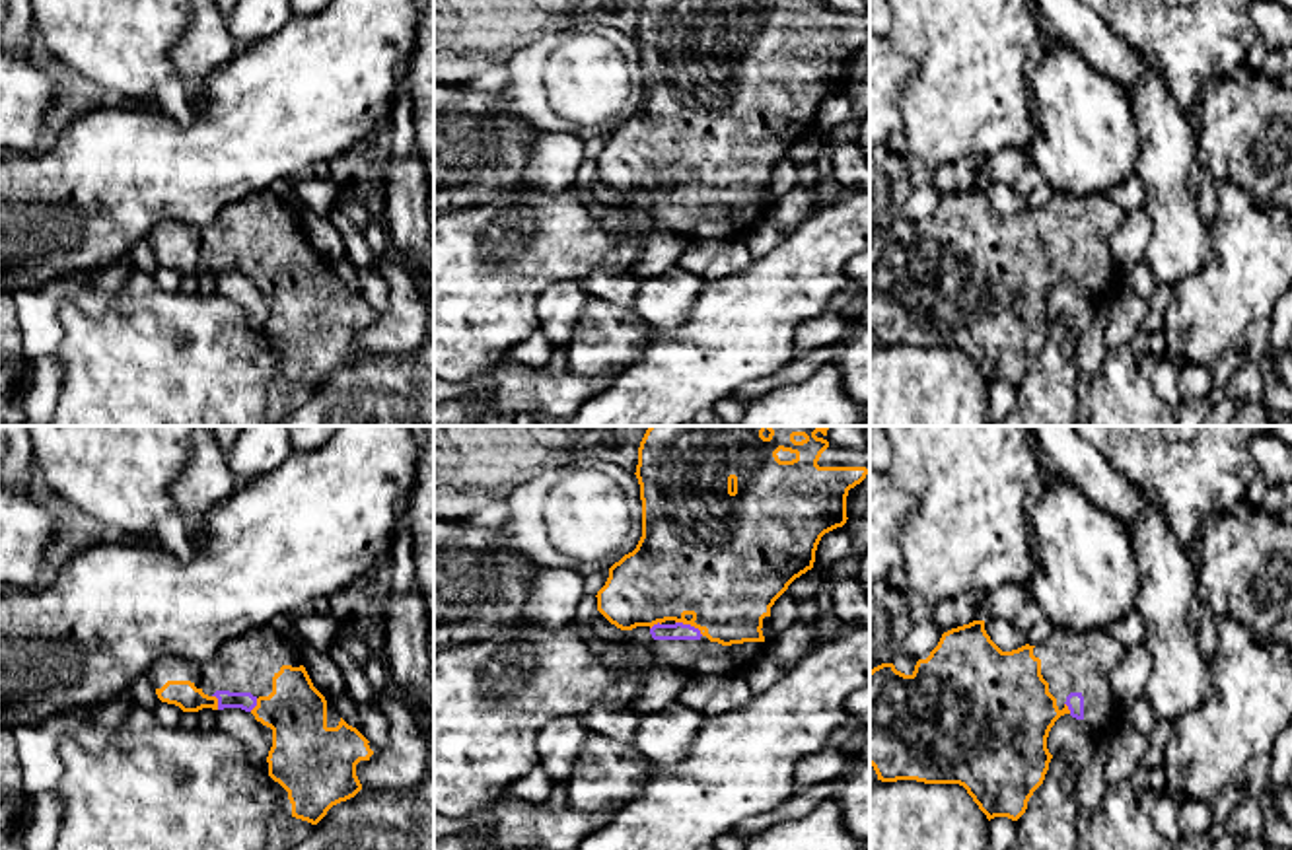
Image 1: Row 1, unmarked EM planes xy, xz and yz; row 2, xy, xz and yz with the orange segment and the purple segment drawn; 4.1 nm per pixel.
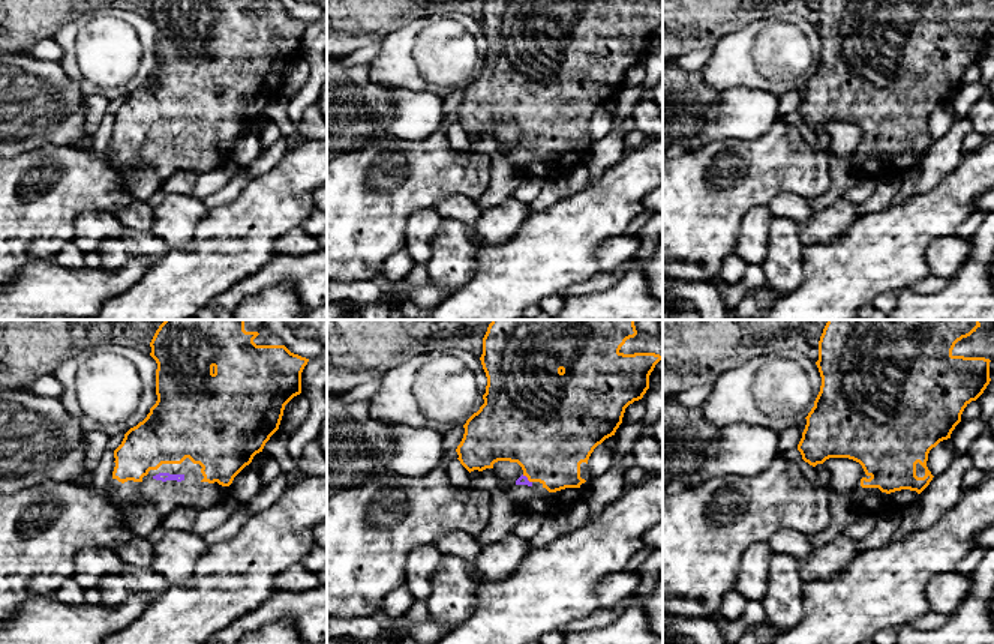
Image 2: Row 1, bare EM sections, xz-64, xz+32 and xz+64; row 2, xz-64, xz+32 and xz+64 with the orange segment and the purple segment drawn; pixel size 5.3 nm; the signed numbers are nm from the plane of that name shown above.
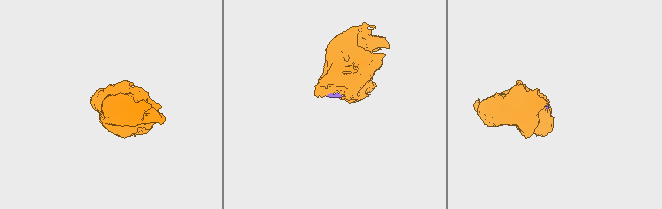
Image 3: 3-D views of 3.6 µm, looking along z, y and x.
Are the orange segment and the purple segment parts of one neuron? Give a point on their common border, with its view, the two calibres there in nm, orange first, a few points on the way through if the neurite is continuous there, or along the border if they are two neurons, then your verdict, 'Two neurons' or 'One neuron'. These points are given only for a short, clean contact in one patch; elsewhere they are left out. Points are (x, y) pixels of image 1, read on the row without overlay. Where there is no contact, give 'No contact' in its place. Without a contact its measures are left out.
Touches orange at xz (689, 187). Thickness 440 nm (orange) against 70 nm. One neuron

